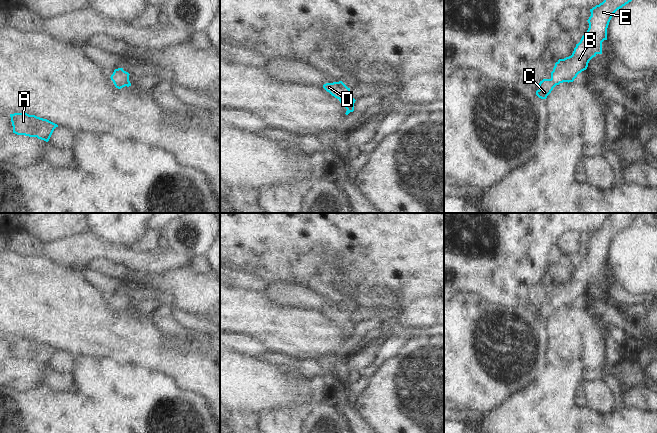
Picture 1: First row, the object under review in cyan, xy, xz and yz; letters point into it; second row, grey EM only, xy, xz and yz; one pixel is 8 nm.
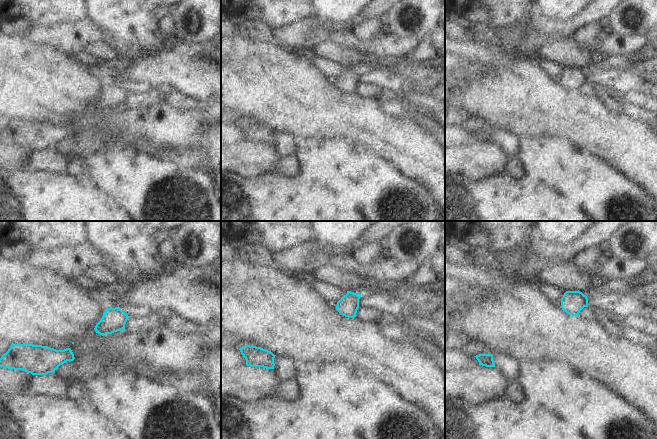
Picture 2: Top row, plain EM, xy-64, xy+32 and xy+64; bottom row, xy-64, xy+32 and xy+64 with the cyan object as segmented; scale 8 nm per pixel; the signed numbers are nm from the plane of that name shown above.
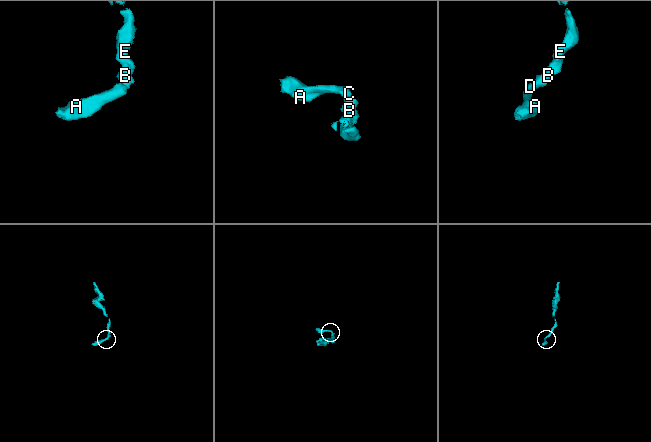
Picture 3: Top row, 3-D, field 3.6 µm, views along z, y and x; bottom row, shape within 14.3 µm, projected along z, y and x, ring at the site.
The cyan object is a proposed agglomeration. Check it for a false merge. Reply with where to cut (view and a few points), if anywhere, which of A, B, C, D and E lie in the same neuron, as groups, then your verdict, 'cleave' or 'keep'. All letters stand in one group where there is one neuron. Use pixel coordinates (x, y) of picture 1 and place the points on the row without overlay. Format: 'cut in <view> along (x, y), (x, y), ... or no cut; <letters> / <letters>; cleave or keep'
no cut; A B C D E; keep

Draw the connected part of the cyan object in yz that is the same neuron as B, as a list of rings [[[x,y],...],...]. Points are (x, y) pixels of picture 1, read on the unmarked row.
[[[610,213],[604,225],[590,233],[587,256],[576,268],[571,280],[555,287],[551,302],[540,305],[536,315],[539,322],[546,323],[560,307],[573,306],[579,297],[587,293],[593,281],[602,278],[602,266],[607,264],[607,252],[613,238],[631,226],[639,216],[640,213]]]

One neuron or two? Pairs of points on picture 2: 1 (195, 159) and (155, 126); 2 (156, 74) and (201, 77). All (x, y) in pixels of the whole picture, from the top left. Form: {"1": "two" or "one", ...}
{"1": "two", "2": "one"}

